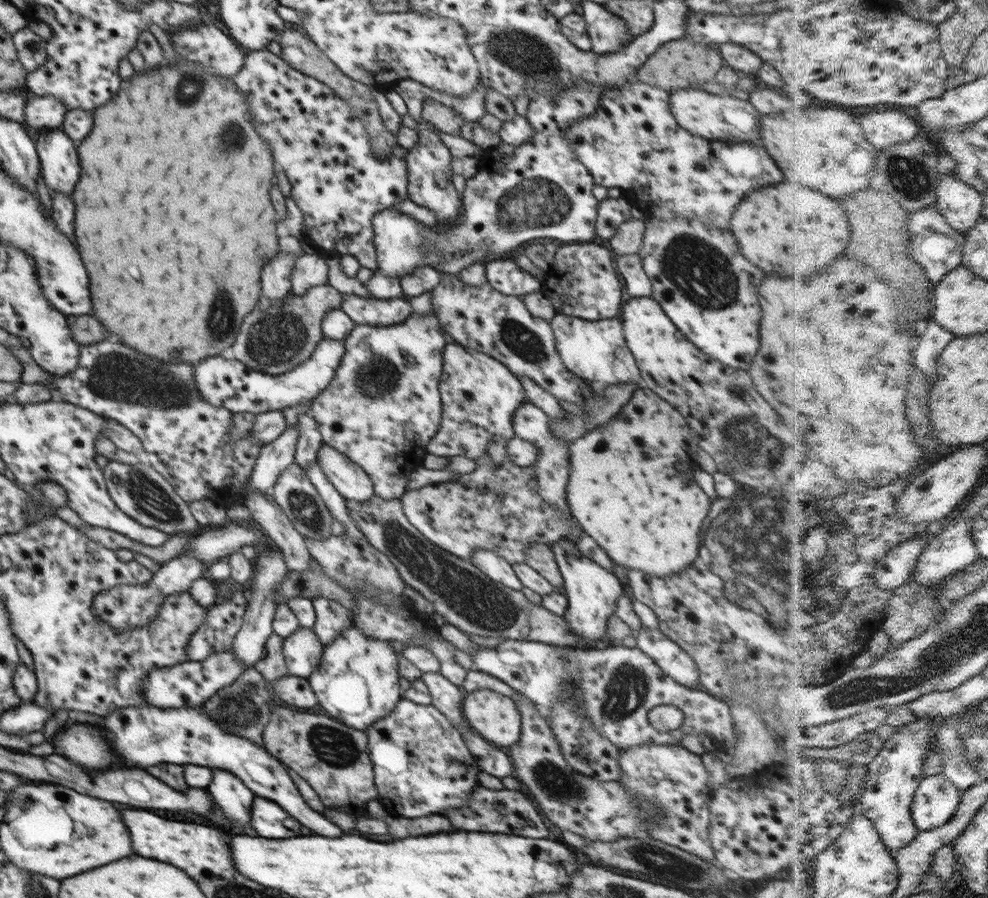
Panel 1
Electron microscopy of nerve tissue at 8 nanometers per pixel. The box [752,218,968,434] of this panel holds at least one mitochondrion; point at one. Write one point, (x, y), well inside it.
(894, 330)

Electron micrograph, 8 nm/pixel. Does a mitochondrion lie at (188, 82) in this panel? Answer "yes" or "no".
yes

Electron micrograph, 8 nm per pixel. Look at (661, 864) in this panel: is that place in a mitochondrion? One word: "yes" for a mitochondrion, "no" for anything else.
yes

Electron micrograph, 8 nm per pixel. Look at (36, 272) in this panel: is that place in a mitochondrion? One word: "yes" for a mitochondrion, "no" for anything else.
no

